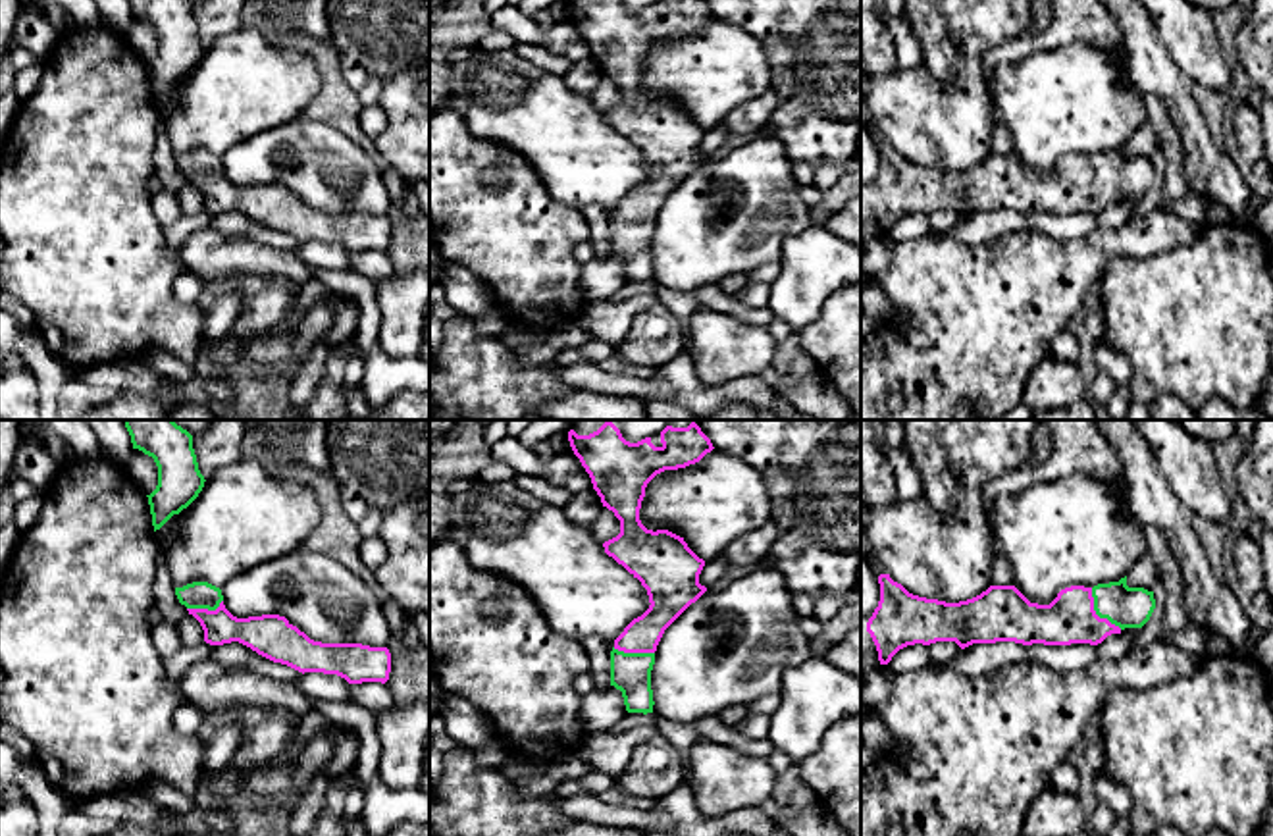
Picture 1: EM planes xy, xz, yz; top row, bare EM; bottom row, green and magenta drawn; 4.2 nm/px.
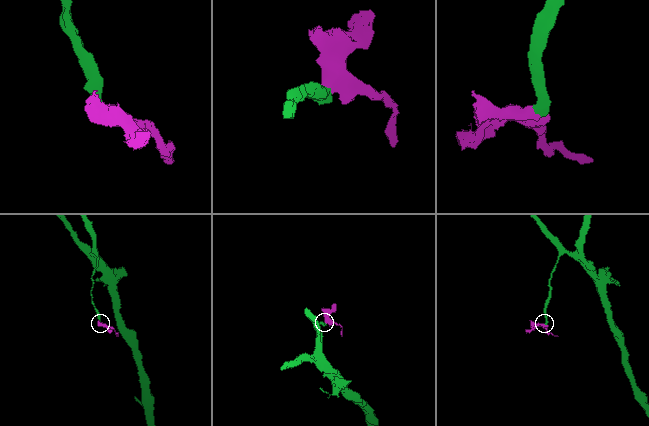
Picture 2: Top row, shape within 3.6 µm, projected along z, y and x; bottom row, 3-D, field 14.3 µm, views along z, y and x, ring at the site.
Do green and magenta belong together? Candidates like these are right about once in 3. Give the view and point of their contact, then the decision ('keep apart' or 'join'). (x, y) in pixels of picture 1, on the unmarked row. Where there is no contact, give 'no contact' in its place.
yz (1096, 182) | join

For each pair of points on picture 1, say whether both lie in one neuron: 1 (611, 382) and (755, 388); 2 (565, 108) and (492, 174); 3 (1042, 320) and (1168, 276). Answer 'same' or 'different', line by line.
1: same
2: different
3: different

